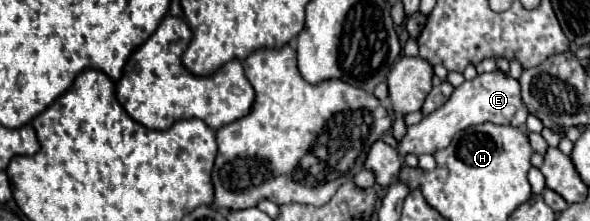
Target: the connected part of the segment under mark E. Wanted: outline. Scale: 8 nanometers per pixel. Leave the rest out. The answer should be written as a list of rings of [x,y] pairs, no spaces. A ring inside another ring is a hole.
[[[499,71],[493,73],[483,73],[477,75],[473,81],[465,81],[461,87],[457,87],[453,91],[453,95],[447,99],[447,103],[439,109],[435,109],[433,113],[425,115],[421,123],[411,125],[407,129],[407,133],[403,135],[403,139],[397,143],[397,151],[401,157],[413,153],[413,155],[423,155],[423,153],[437,153],[441,149],[445,149],[453,135],[463,131],[469,125],[481,125],[485,121],[491,121],[495,125],[513,125],[513,127],[521,127],[527,119],[529,111],[521,101],[521,89],[519,83],[511,77],[505,77]]]

